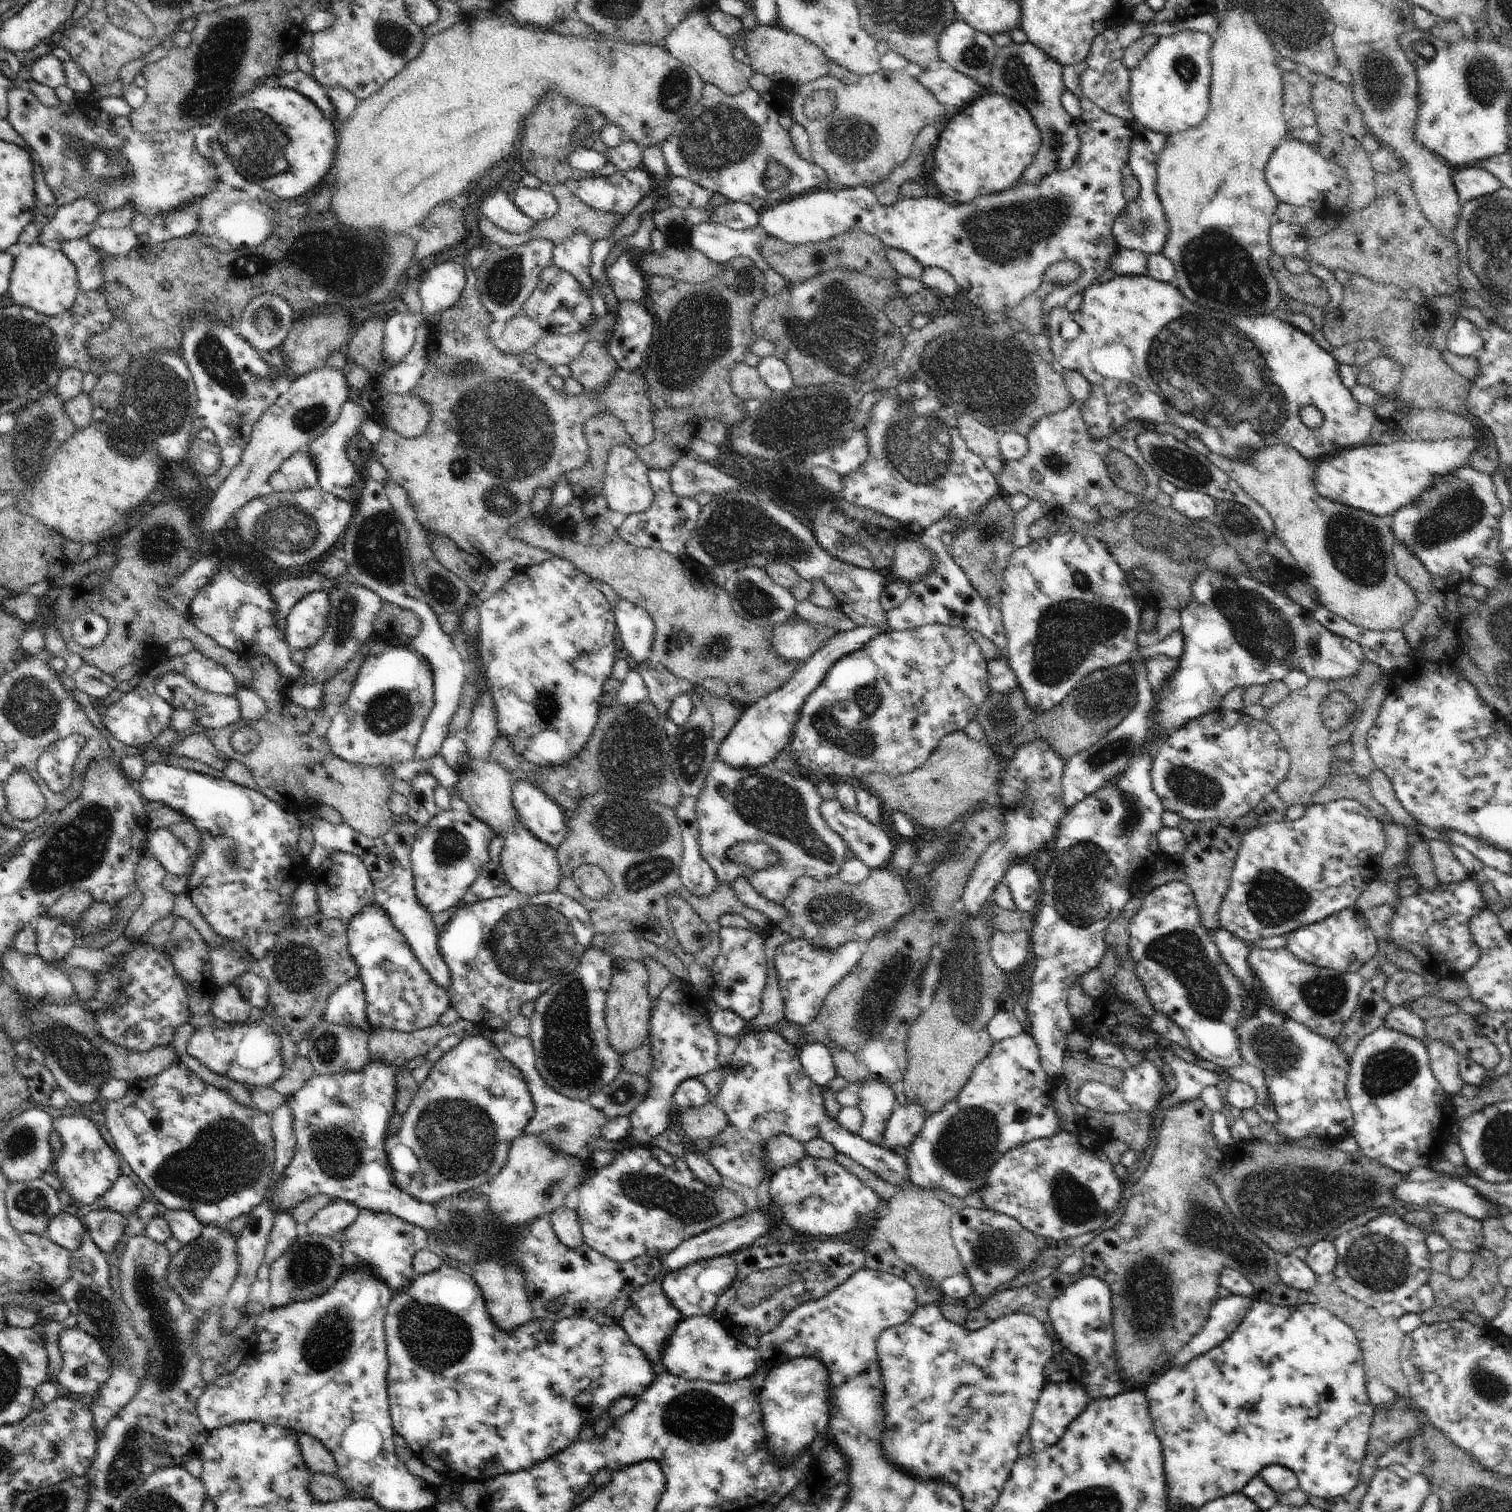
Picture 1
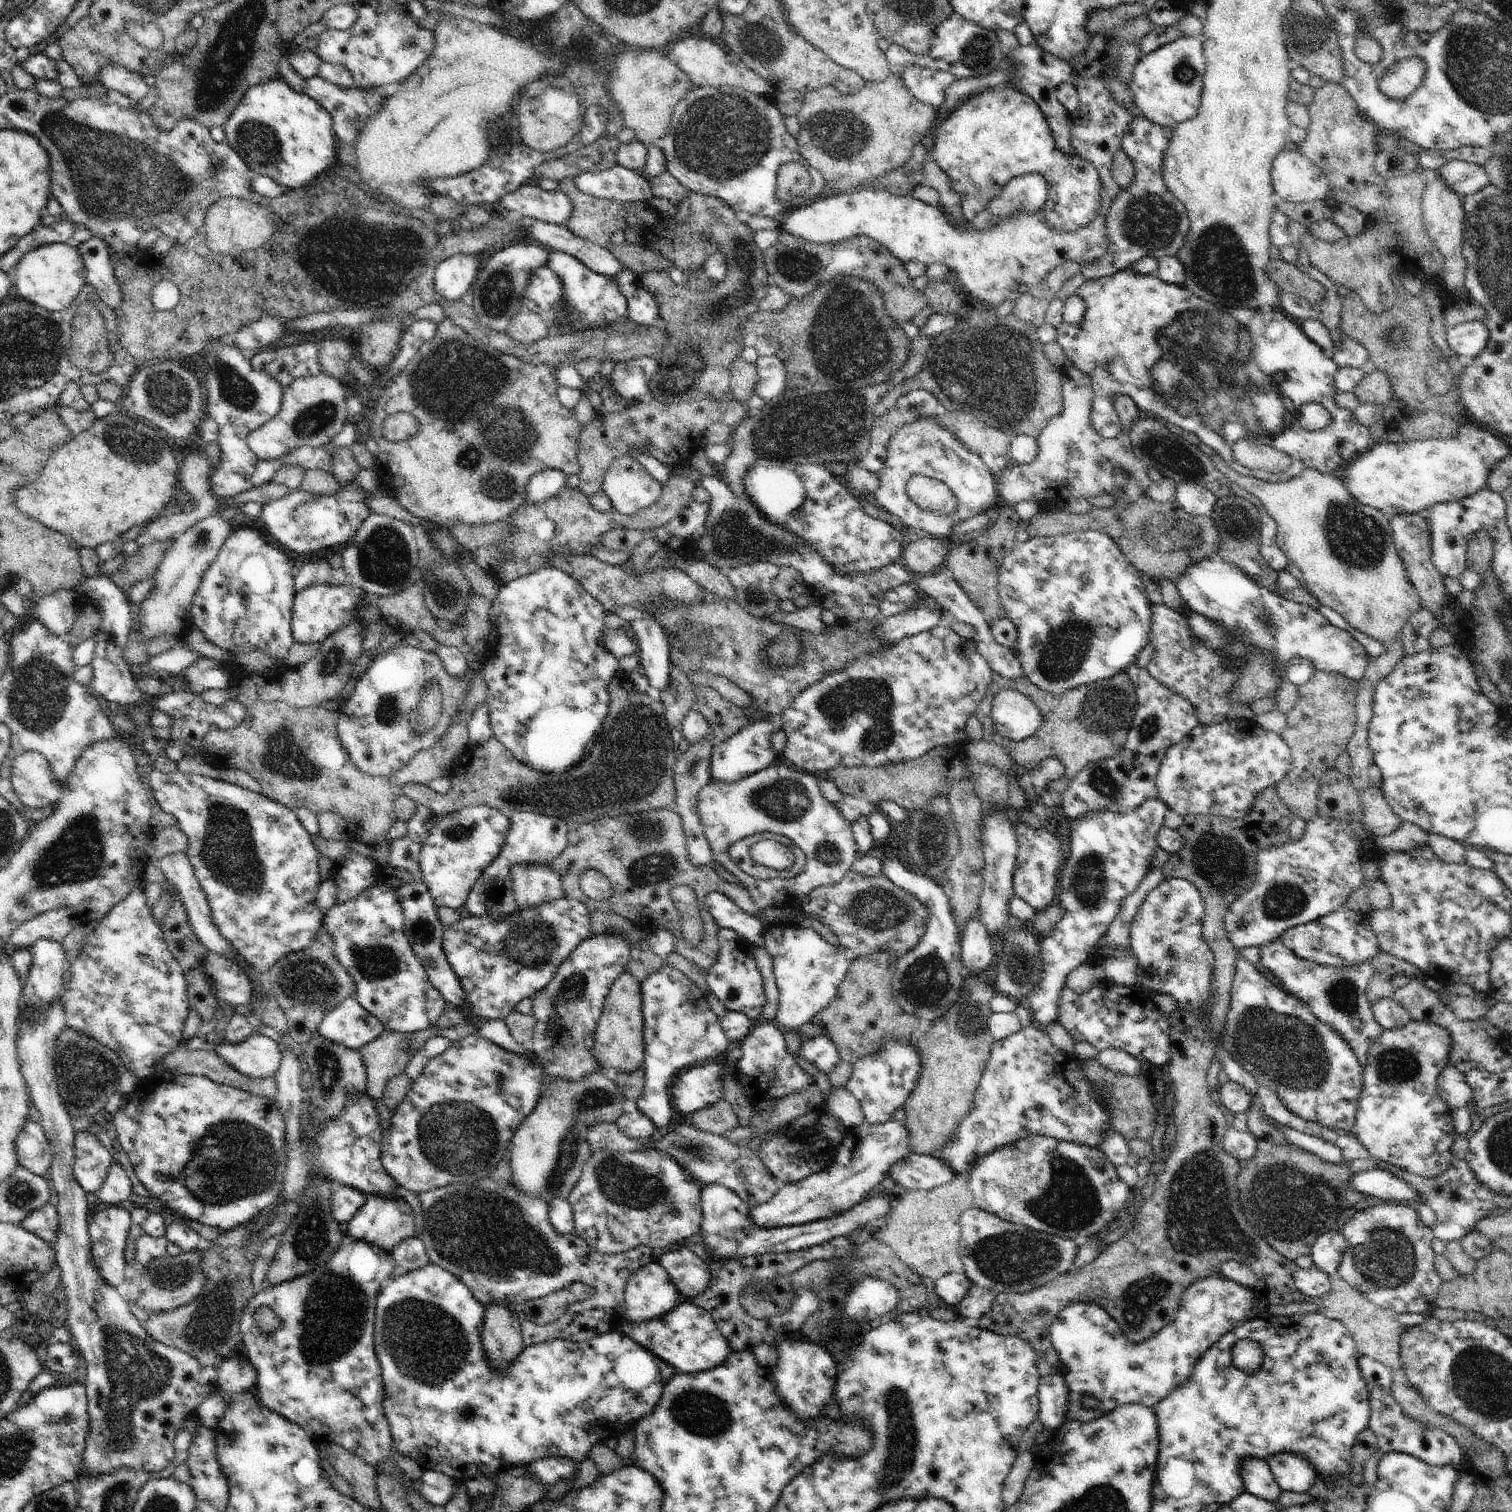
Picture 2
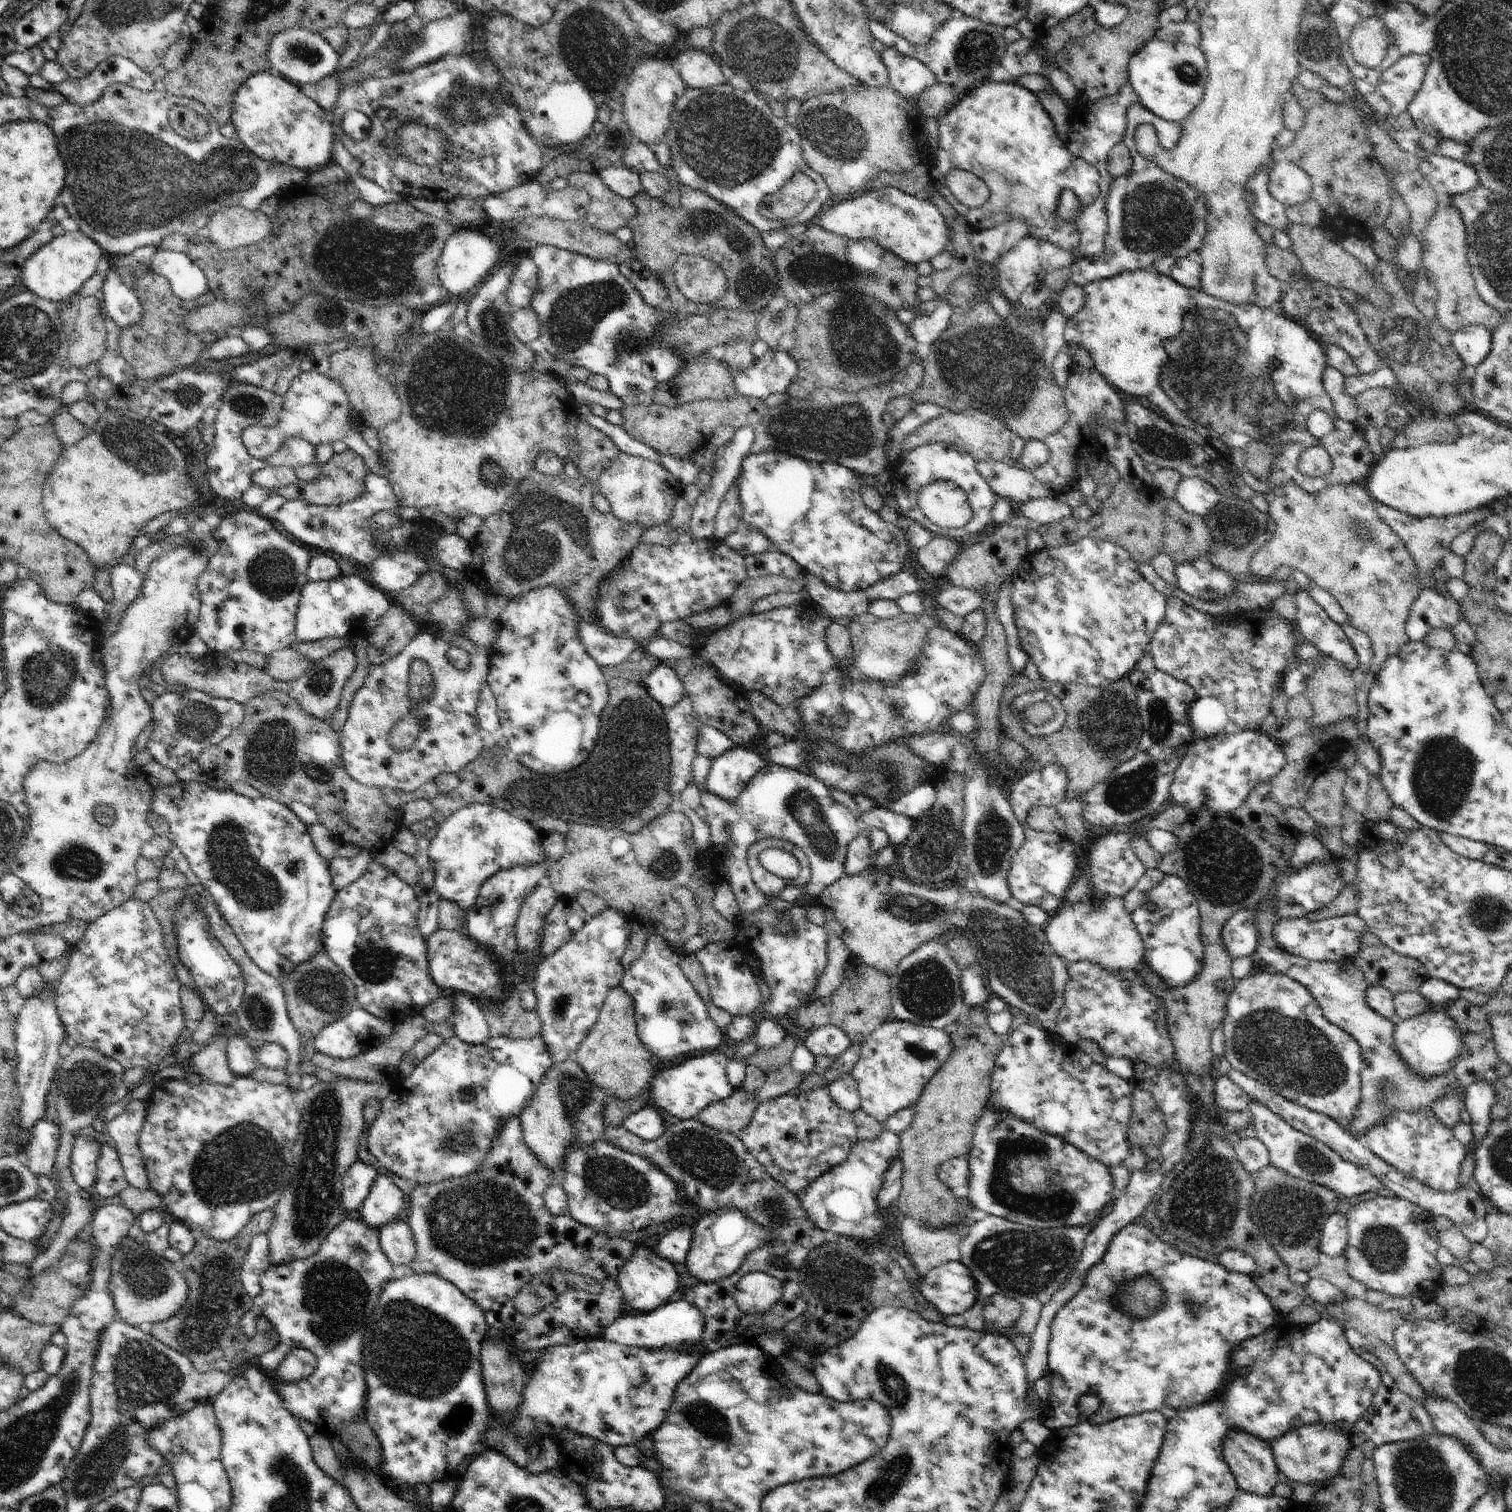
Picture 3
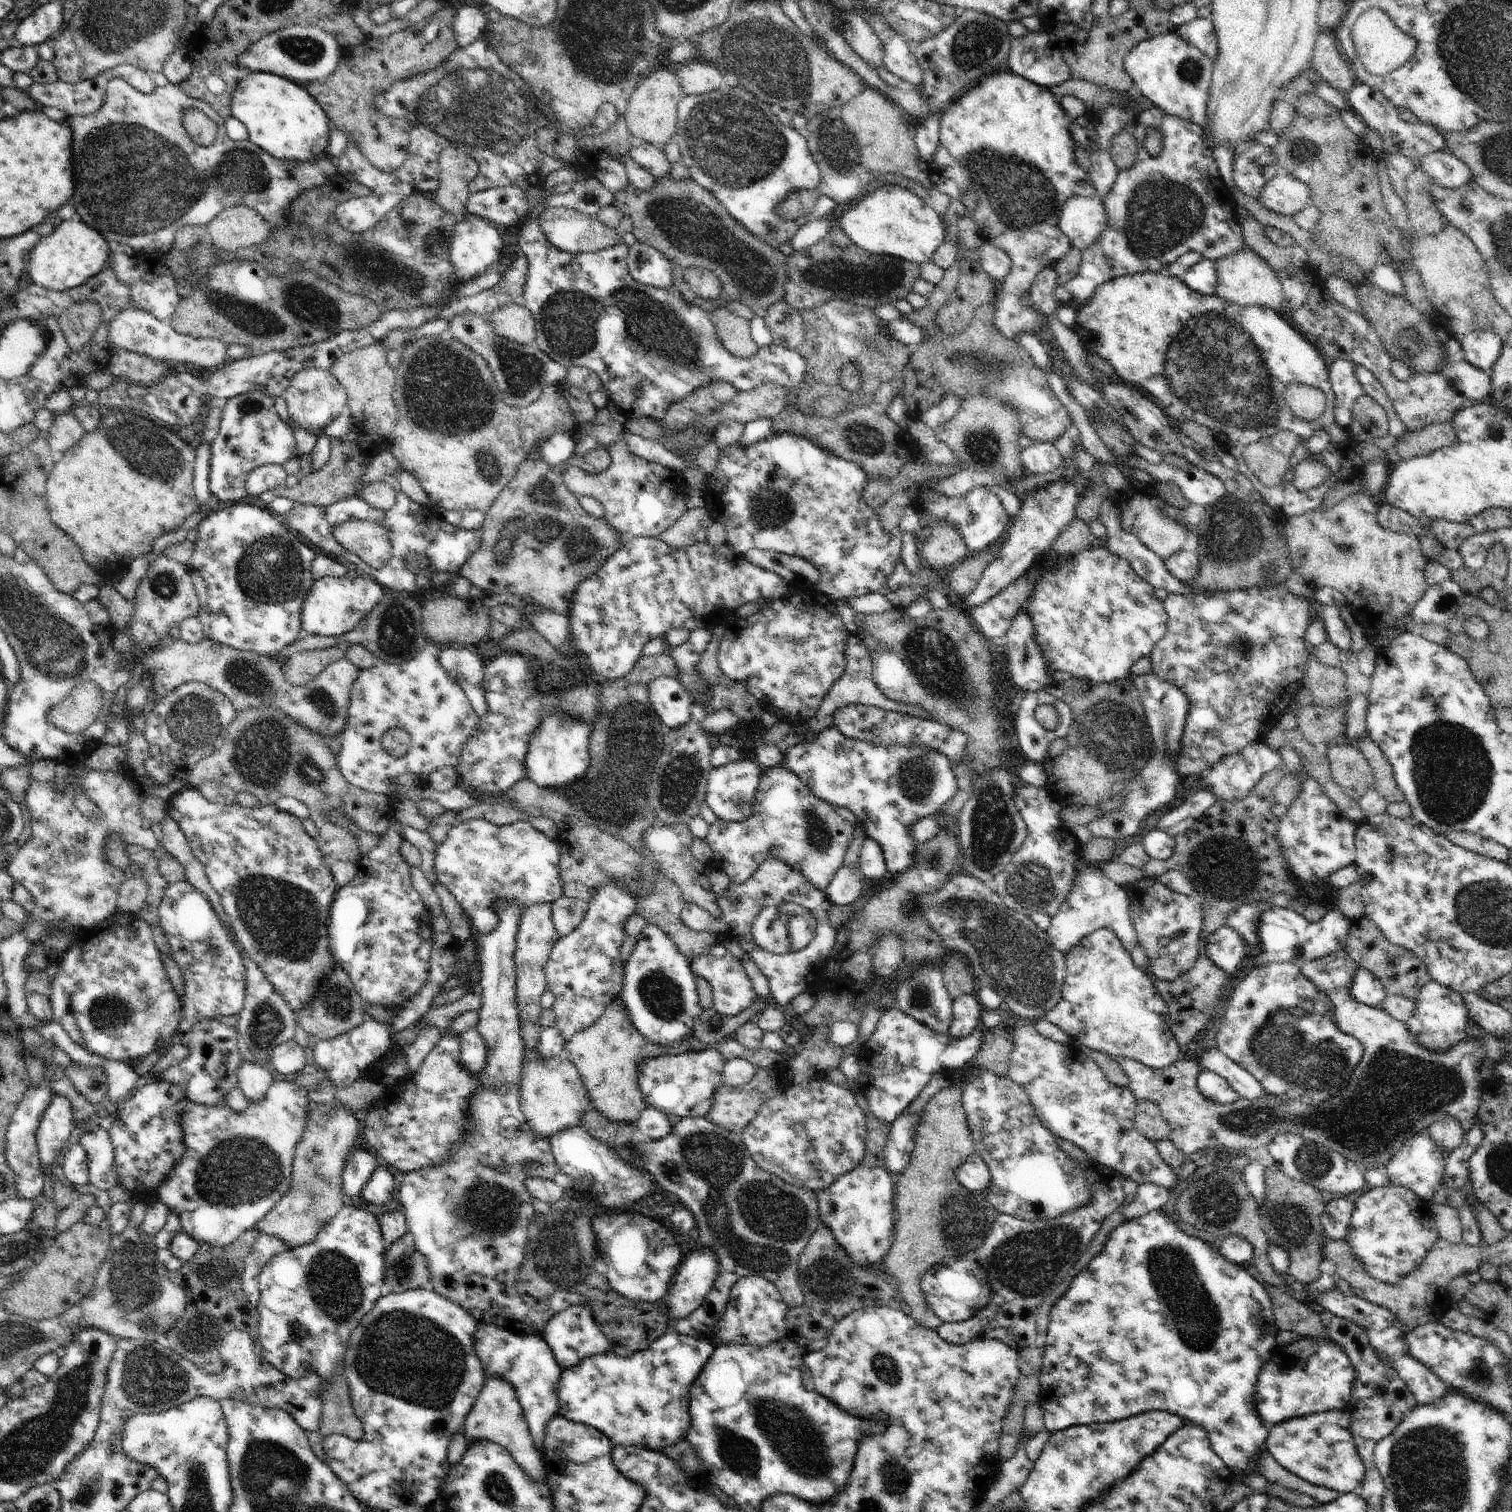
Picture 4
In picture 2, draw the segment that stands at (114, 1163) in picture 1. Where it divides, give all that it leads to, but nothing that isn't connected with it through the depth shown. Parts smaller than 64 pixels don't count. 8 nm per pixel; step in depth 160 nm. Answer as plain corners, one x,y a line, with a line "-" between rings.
88,1131
75,1133
73,1175
86,1193
97,1194
116,1160
100,1138

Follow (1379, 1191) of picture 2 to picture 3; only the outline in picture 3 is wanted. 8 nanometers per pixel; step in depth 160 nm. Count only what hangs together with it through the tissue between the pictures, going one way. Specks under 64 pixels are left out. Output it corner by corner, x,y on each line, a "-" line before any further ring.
1251,1100
1248,1109
1254,1117
1253,1125
1256,1129
1256,1136
1268,1149
1269,1162
1276,1168
1285,1170
1291,1177
1326,1186
1333,1190
1340,1199
1352,1198
1356,1194
1360,1196
1364,1192
1374,1192
1377,1189
1385,1188
1367,1168
1343,1159
1327,1144
1296,1130
1266,1105

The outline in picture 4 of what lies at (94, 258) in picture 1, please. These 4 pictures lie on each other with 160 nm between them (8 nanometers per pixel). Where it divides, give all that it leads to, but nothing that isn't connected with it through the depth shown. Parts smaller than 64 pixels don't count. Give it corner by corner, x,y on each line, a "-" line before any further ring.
126,307
112,320
109,326
109,342
112,347
124,348
130,352
144,354
158,362
170,362
174,367
179,363
196,364
211,370
227,362
226,352
229,344
218,339
196,338
192,335
178,334
167,321
159,321
152,313
144,309

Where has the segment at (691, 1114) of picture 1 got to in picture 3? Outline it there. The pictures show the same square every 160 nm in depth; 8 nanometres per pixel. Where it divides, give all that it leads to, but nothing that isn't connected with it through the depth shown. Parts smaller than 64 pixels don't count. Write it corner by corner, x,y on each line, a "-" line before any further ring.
753,1065
747,1066
745,1074
743,1086
734,1089
727,1098
711,1103
700,1112
697,1120
728,1133
738,1134
746,1129
759,1106
756,1094
766,1083
767,1075
764,1070

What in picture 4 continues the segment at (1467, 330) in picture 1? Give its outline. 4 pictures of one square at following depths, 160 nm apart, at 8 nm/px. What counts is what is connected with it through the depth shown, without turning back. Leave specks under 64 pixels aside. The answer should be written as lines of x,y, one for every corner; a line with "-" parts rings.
1478,331
1466,334
1462,341
1461,358
1478,369
1489,372
1494,366
1494,362
1502,354
1504,341
1491,331

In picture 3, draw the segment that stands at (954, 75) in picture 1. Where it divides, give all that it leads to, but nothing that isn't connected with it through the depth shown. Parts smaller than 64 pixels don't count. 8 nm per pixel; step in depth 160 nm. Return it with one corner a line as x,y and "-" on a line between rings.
886,45
880,56
889,75
888,87
912,102
915,102
929,87
938,84
935,75
922,62
906,57
893,47

